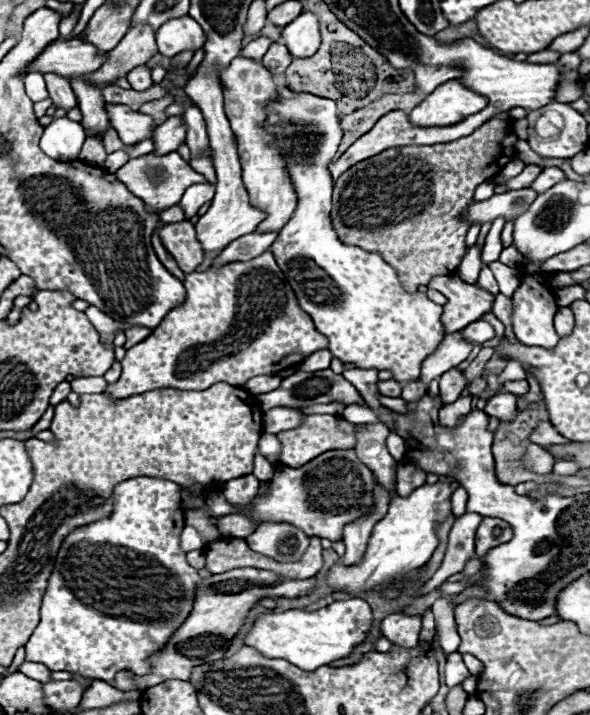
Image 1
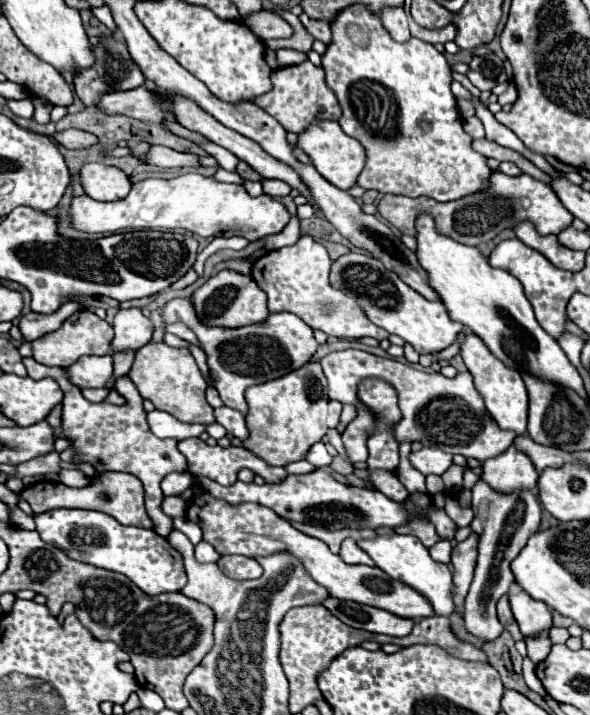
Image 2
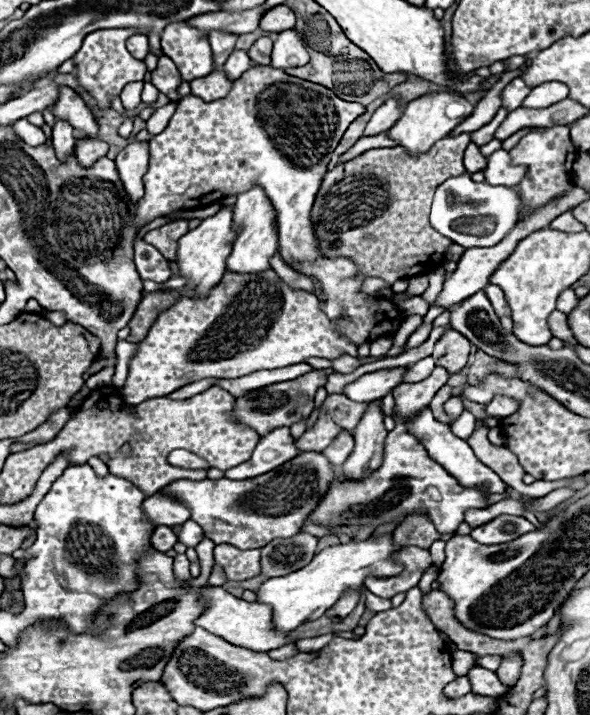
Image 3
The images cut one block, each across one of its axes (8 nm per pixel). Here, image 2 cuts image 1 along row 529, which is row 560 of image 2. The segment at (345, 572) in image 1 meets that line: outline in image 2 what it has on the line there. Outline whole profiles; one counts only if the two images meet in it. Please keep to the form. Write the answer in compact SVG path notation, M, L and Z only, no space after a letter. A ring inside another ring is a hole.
M376 536L374 540L358 540L358 544L370 554L370 558L376 562L378 568L382 568L390 578L400 580L404 584L408 584L410 588L414 588L416 592L420 592L424 598L428 598L428 602L434 608L436 616L450 616L456 610L454 604L454 582L452 582L452 572L446 564L434 562L428 554L428 550L424 548L424 544L416 538L416 536Z

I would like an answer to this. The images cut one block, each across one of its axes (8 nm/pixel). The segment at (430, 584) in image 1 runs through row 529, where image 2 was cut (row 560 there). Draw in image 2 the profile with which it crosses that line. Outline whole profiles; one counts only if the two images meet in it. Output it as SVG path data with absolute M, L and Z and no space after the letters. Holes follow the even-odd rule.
M470 534L464 542L458 542L452 548L452 566L454 566L454 594L456 598L456 610L462 612L464 596L468 592L468 586L474 576L476 558L478 558L478 534Z

